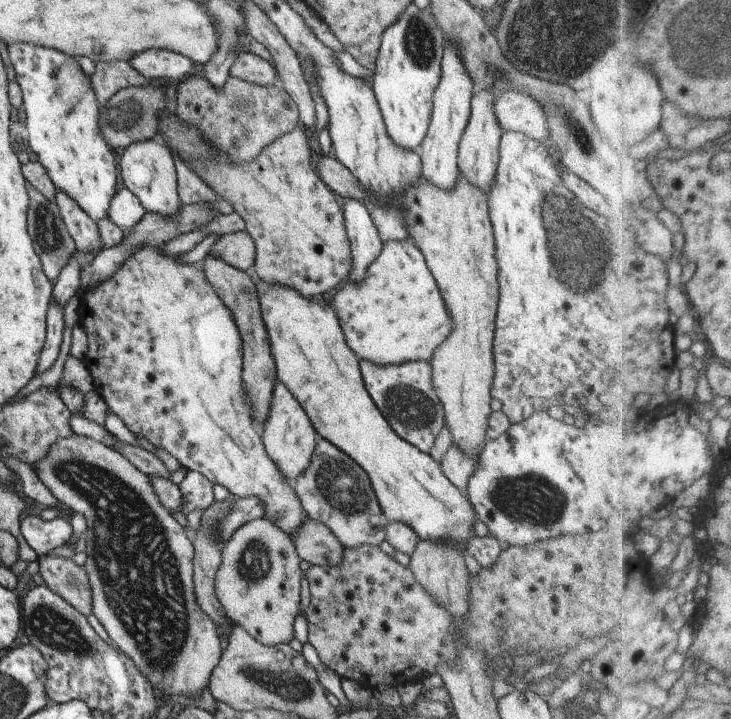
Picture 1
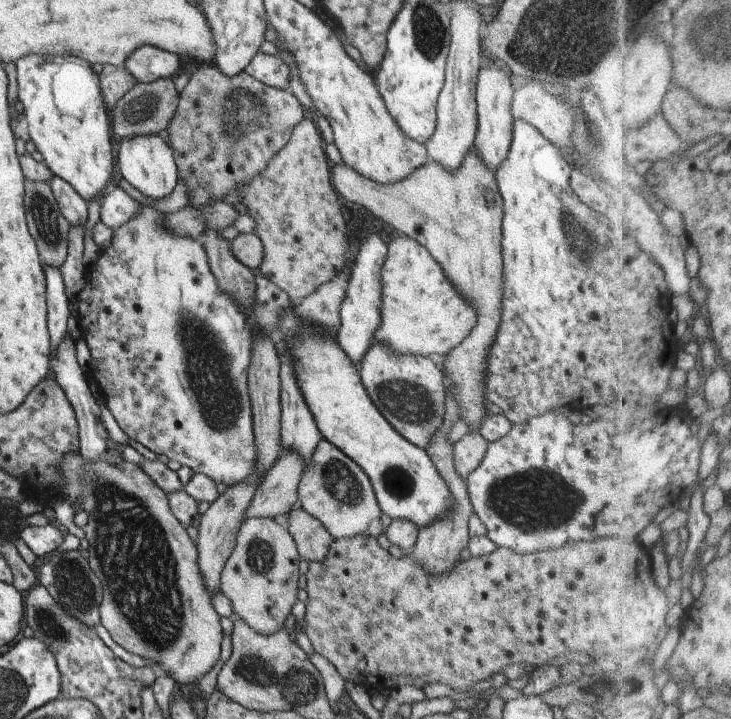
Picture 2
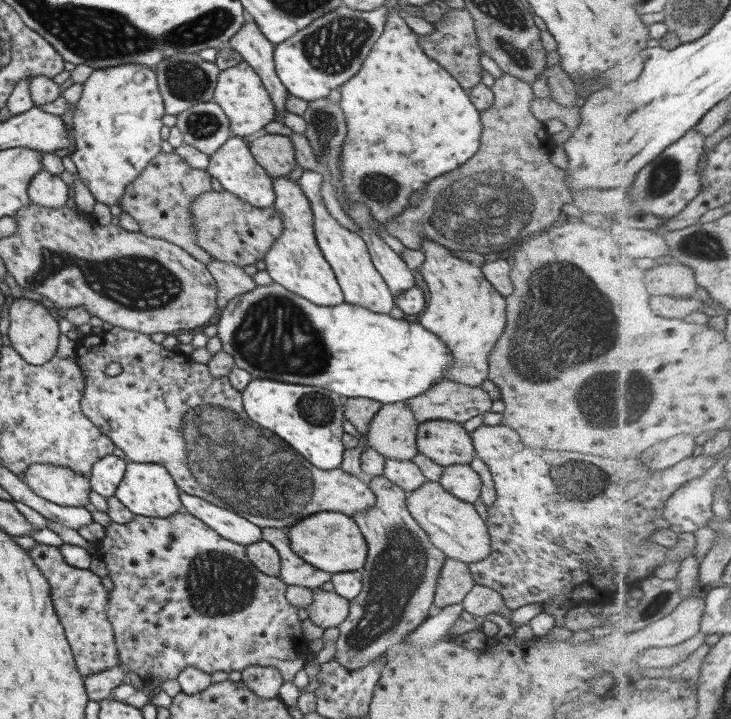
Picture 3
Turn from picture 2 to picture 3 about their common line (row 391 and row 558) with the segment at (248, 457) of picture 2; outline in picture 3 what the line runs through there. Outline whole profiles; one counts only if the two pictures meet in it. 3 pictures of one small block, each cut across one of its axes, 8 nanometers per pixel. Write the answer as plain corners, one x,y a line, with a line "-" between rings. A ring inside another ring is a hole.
177,512
165,518
146,517
134,515
131,521
125,524
117,524
111,522
109,526
104,528
104,534
101,540
96,544
97,555
105,563
109,580
113,583
113,589
107,592
107,611
105,611
106,620
113,628
113,638
117,648
117,668
121,668
123,672
133,672
138,676
144,684
149,684
153,680
161,680
161,684
165,680
176,678
177,674
187,668
199,668
201,672
233,672
238,670
241,672
243,668
249,666
267,666
275,668
281,674
282,682
292,682
293,677
302,669
304,661
307,659
308,641
304,640
301,634
301,626
297,617
297,607
291,606
284,597
286,584
273,575
263,575
257,570
251,562
249,562
245,547
235,544
225,538
221,538
217,532
213,532
209,526
203,524
201,520
195,518
192,514
185,512
-
157,648
159,648
159,662
163,662
163,666
169,666
167,670
159,670
155,666
155,656
157,656

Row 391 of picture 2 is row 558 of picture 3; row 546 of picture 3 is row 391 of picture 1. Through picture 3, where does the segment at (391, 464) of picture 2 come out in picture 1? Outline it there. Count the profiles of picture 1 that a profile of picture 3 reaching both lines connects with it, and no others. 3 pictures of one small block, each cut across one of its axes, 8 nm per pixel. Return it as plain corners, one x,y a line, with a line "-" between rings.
270,285
272,288
269,292
258,292
258,303
260,304
262,321
264,322
268,341
273,348
271,354
273,354
273,360
275,360
275,368
277,368
277,378
287,386
289,392
297,399
297,402
301,405
301,408
308,416
309,422
315,429
317,437
327,440
328,443
336,446
340,451
343,451
353,462
356,462
363,472
368,476
371,488
373,489
376,501
379,508
382,510
384,517
387,521
395,521
406,524
411,527
411,530
415,532
419,539
431,539
438,541
449,541
450,543
457,543
463,551
465,551
468,540
473,537
471,532
471,525
473,521
477,520
472,514
472,508
469,507
468,501
463,495
459,493
458,488
455,488
453,484
449,482
443,476
439,464
434,462
429,453
421,452
418,448
415,448
412,444
409,444
405,439
402,439
384,419
384,416
377,410
377,407
373,404
369,393
365,390
363,381
361,380
360,370
358,367
359,360
356,354
343,342
344,336
340,329
338,318
333,312
333,308
325,306
320,303
316,303
311,297
303,298
300,294
297,294
294,290
287,287
278,287
277,285

